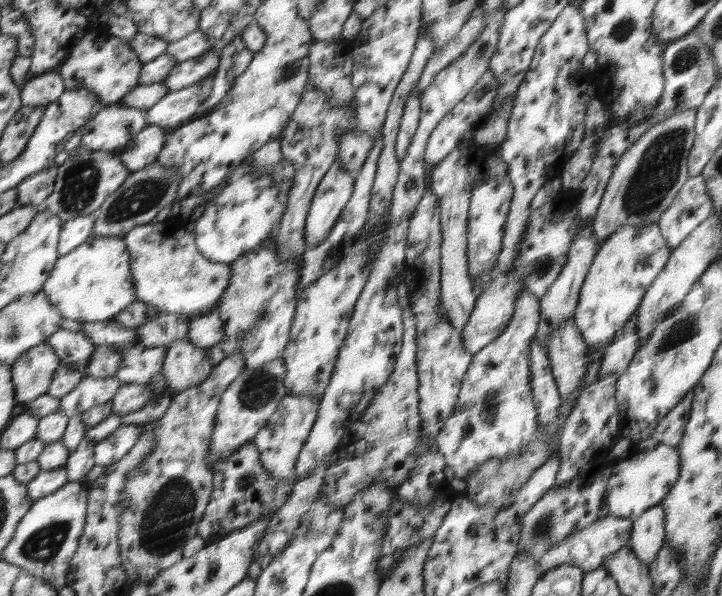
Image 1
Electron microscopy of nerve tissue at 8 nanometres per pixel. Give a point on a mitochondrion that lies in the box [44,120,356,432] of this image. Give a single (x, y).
(143, 195)

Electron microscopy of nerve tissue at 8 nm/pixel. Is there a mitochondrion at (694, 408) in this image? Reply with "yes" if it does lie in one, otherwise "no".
no

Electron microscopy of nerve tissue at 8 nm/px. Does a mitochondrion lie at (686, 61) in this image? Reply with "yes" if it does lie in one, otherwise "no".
yes

